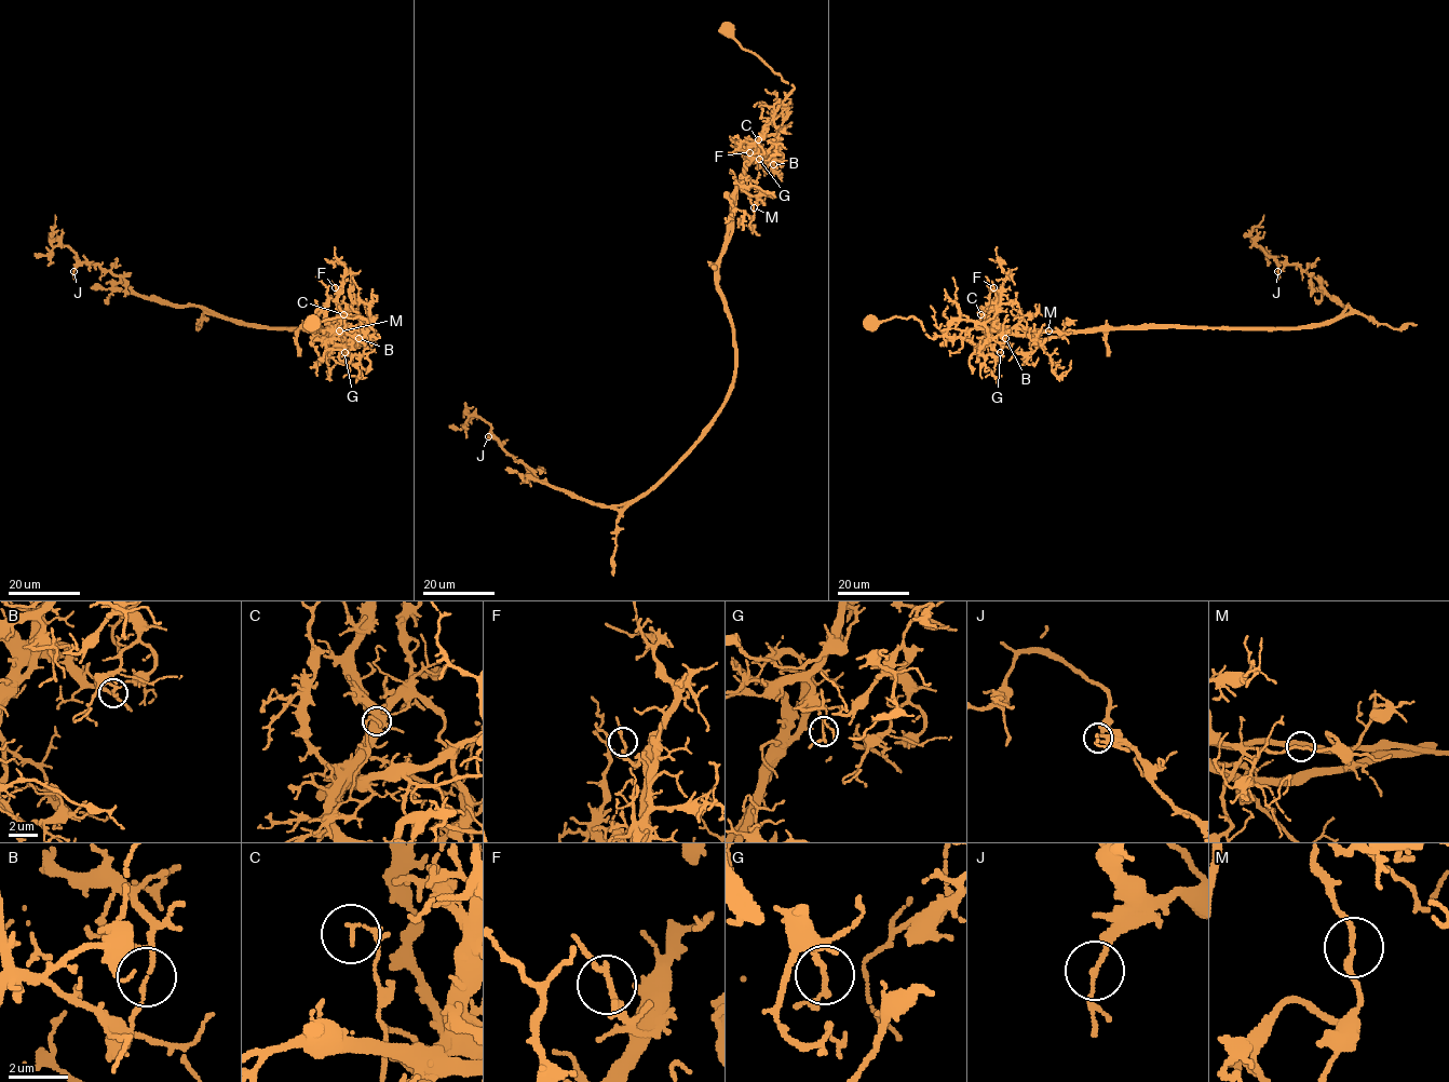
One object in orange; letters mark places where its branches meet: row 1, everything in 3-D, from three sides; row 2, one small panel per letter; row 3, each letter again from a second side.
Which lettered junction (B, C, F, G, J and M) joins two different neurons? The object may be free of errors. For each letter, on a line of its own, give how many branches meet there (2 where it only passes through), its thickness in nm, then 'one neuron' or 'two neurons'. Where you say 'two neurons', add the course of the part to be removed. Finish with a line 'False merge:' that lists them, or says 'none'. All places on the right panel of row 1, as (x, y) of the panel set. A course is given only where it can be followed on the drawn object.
B: 2 branches meet; 120 nm thick; two neurons; foreign part runs (1005, 339), (1001, 345), (975, 325), (1304, 327), (1345, 309), (1298, 265), (1253, 243), (1251, 230), (1263, 215)
C: 2 branches meet; 100 nm thick; one neuron
F: 2 branches meet; 200 nm thick; one neuron
G: 2 branches meet; 140 nm thick; one neuron
J: 2 branches meet; 140 nm thick; one neuron
M: 2 branches meet; 170 nm thick; one neuron
False merge: B

